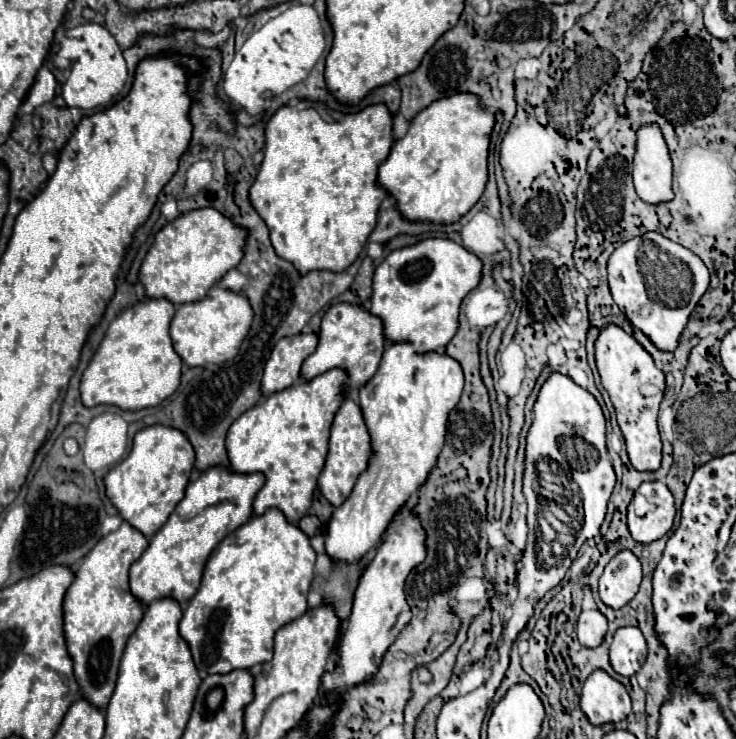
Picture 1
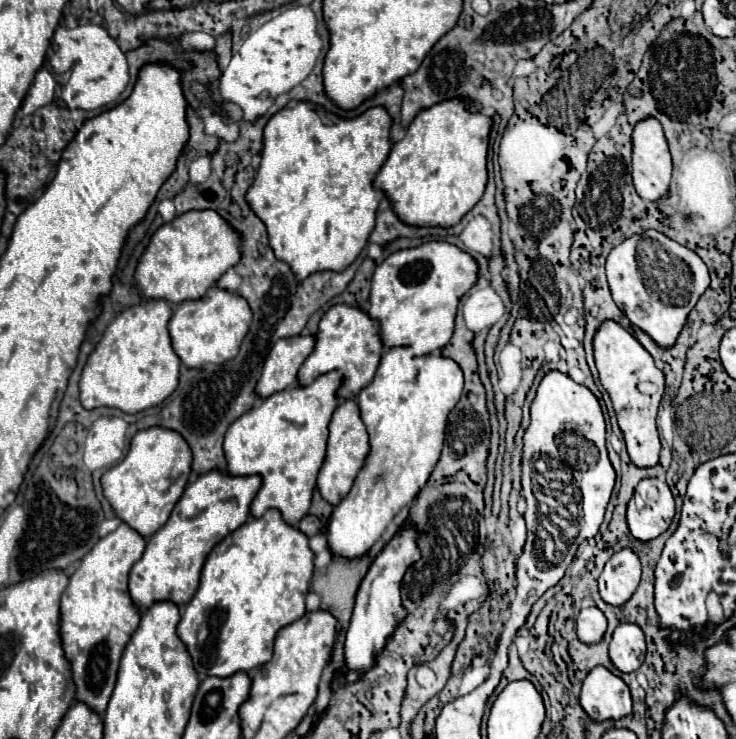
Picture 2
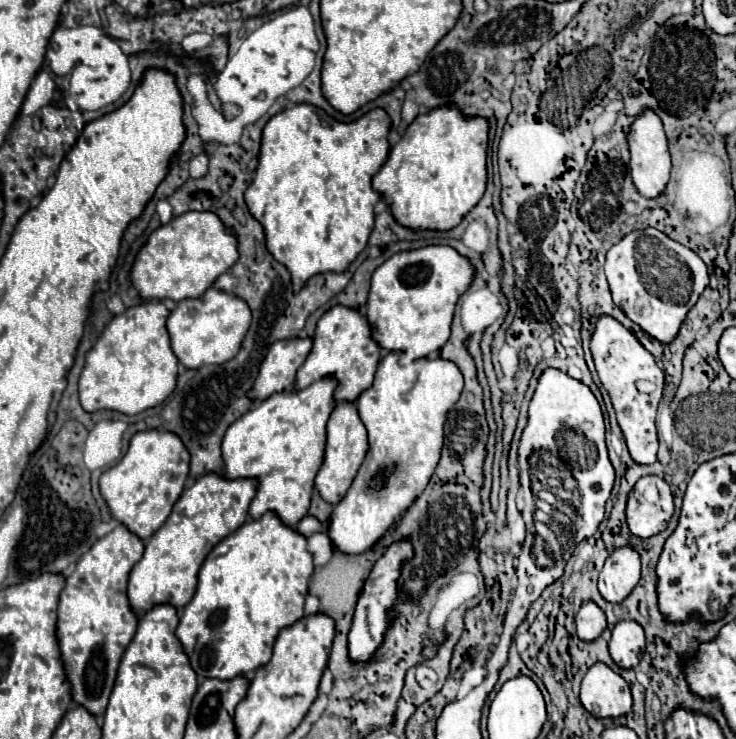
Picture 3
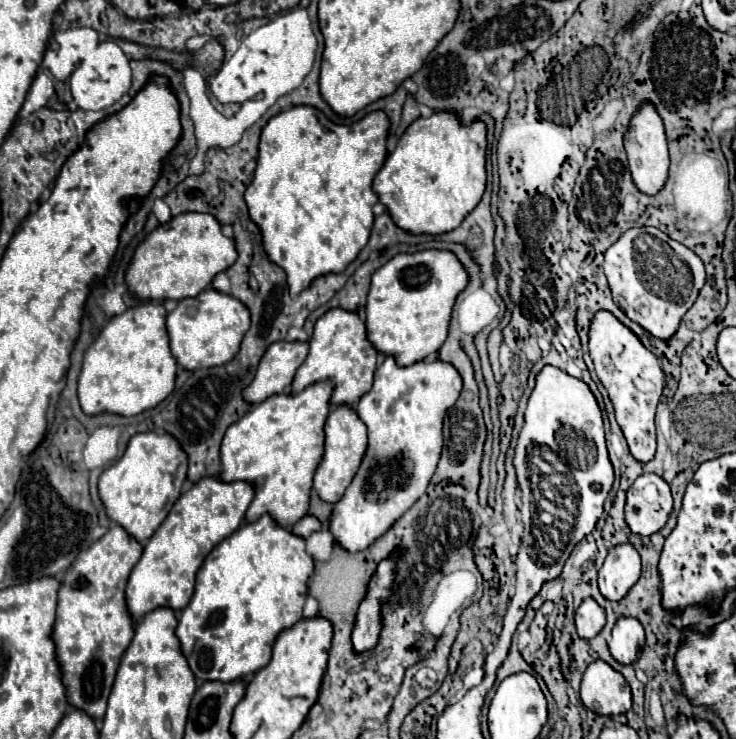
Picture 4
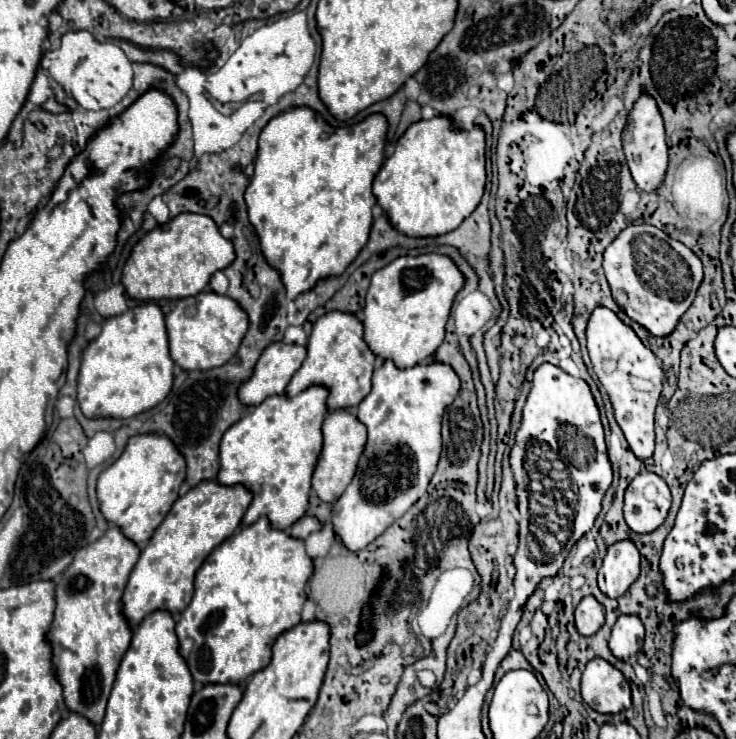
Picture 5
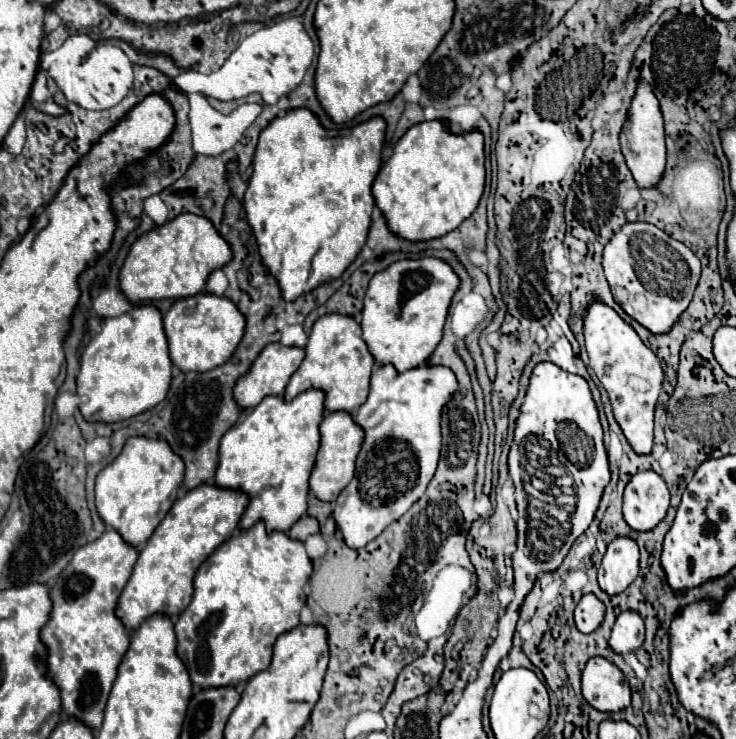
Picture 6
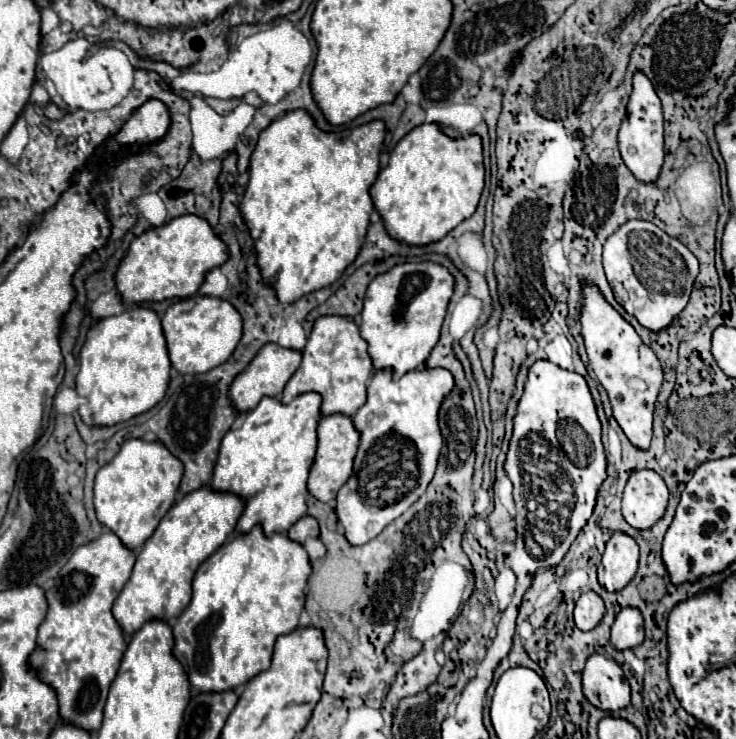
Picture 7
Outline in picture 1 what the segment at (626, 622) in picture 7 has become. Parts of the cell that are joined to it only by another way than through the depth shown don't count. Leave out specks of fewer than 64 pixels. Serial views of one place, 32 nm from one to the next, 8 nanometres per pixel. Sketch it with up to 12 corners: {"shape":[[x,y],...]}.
{"shape":[[618,628],[610,664],[634,676],[646,662],[646,640],[638,628]]}

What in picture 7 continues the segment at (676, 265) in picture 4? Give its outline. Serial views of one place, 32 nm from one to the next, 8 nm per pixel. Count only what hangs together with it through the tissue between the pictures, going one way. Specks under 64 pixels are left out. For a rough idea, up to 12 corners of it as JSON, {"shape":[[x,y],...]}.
{"shape":[[628,220],[604,244],[616,302],[660,332],[686,308],[700,262]]}

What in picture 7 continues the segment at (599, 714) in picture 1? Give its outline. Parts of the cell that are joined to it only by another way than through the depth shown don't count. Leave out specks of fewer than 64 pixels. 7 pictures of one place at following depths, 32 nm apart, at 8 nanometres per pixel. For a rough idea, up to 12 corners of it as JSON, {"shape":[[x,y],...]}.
{"shape":[[590,656],[582,670],[586,700],[606,712],[630,704],[622,668]]}

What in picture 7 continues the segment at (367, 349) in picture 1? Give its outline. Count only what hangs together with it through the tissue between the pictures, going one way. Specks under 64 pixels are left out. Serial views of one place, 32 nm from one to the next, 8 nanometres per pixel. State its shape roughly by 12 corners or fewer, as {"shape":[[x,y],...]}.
{"shape":[[320,316],[282,402],[354,416],[372,358],[354,320]]}

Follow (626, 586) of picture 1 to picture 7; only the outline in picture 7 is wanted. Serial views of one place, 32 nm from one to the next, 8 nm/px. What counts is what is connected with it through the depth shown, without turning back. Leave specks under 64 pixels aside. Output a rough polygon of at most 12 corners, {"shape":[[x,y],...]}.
{"shape":[[616,532],[606,542],[598,582],[626,588],[638,570],[638,544]]}

